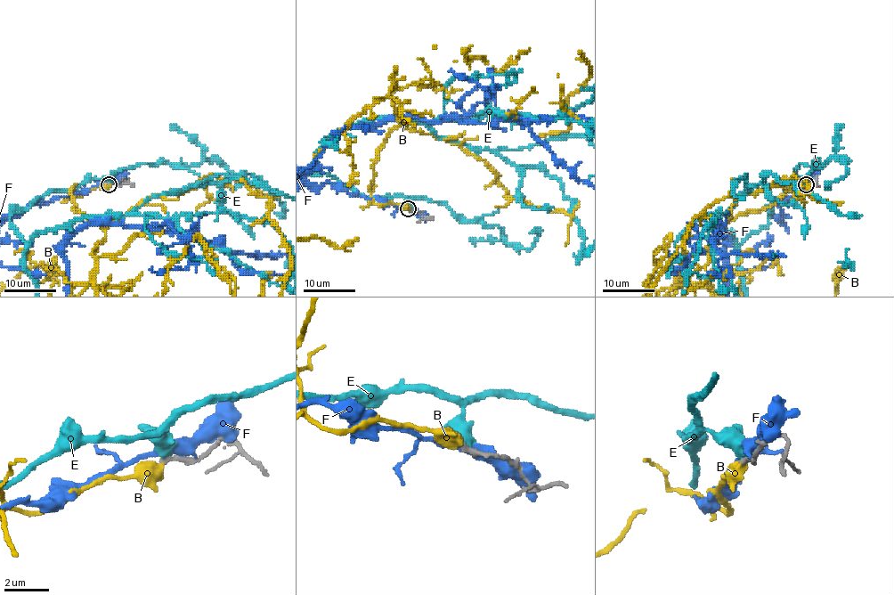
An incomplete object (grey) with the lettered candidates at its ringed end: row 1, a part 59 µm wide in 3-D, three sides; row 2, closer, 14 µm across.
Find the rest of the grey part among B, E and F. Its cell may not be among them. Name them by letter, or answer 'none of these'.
B

